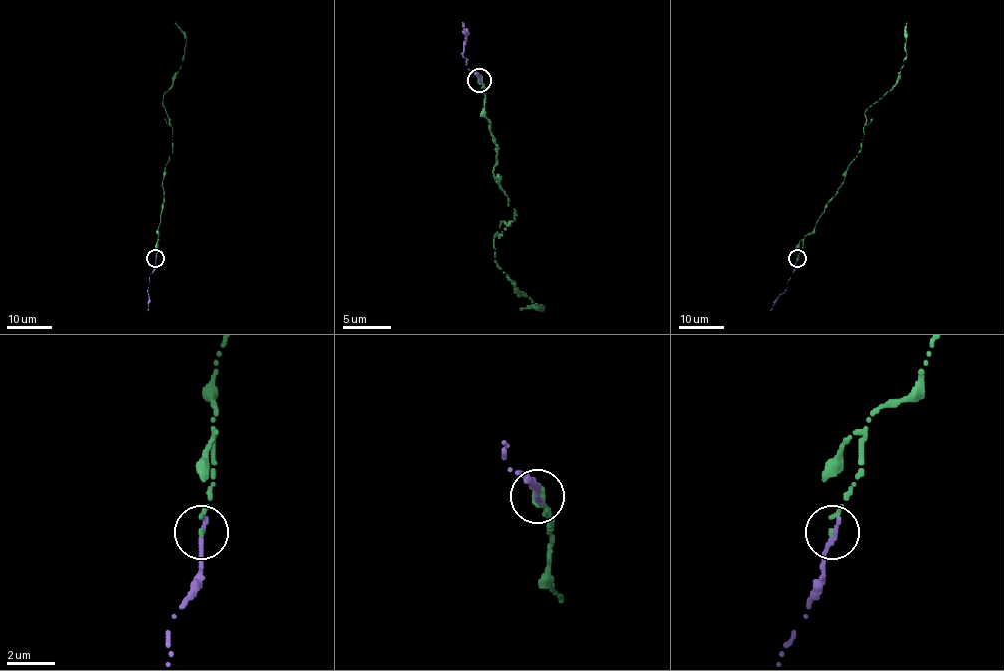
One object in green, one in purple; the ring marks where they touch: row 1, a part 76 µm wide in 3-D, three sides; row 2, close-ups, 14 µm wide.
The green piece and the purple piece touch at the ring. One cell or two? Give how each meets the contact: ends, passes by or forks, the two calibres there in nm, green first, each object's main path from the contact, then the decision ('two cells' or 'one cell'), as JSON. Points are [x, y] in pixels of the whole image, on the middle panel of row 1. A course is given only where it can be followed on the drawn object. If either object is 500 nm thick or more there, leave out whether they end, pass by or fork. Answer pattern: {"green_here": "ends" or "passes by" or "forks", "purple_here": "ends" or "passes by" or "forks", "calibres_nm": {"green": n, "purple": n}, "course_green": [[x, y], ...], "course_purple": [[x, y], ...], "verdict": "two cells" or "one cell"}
{"green_here": "ends", "purple_here": "ends", "calibres_nm": {"green": 150, "purple": 240}, "course_green": [[479, 80], [493, 171], [514, 210], [514, 219], [503, 221], [493, 238], [498, 267], [543, 308], [519, 310]], "course_purple": [[479, 80], [479, 76], [462, 57], [462, 23]], "verdict": "one cell"}

